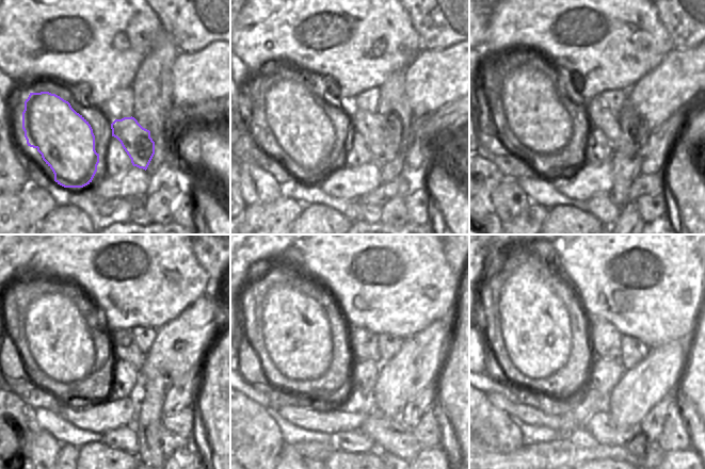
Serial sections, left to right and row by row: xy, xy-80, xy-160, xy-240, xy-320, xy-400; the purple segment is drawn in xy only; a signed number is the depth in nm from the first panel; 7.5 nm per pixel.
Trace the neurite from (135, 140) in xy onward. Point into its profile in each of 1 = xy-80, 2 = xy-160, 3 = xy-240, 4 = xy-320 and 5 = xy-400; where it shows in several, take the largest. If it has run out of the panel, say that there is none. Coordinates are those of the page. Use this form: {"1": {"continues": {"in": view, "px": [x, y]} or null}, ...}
{"1": {"continues": {"in": "xy-80", "px": [382, 148]}}, "2": {"continues": {"in": "xy-160", "px": [599, 116]}}, "3": {"continues": {"in": "xy-240", "px": [124, 346]}}, "4": {"continues": {"in": "xy-320", "px": [364, 344]}}, "5": {"continues": {"in": "xy-400", "px": [605, 340]}}}

